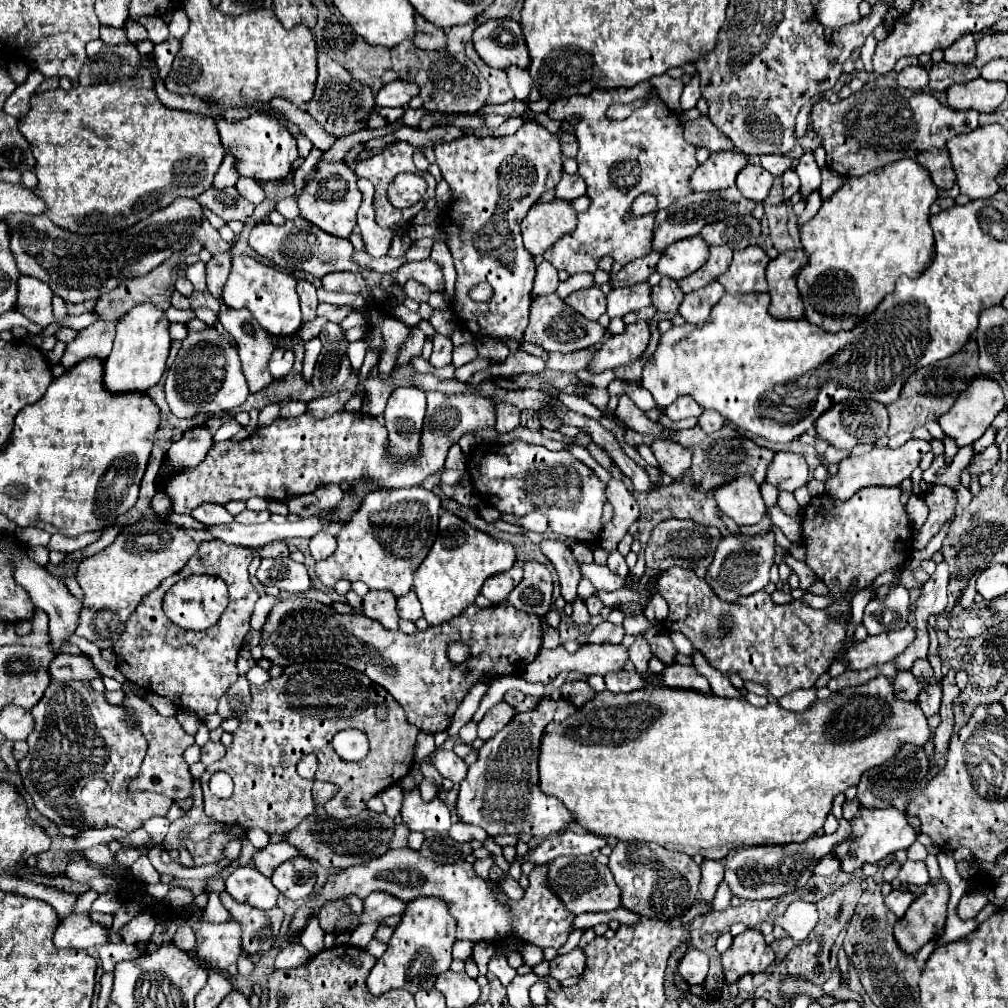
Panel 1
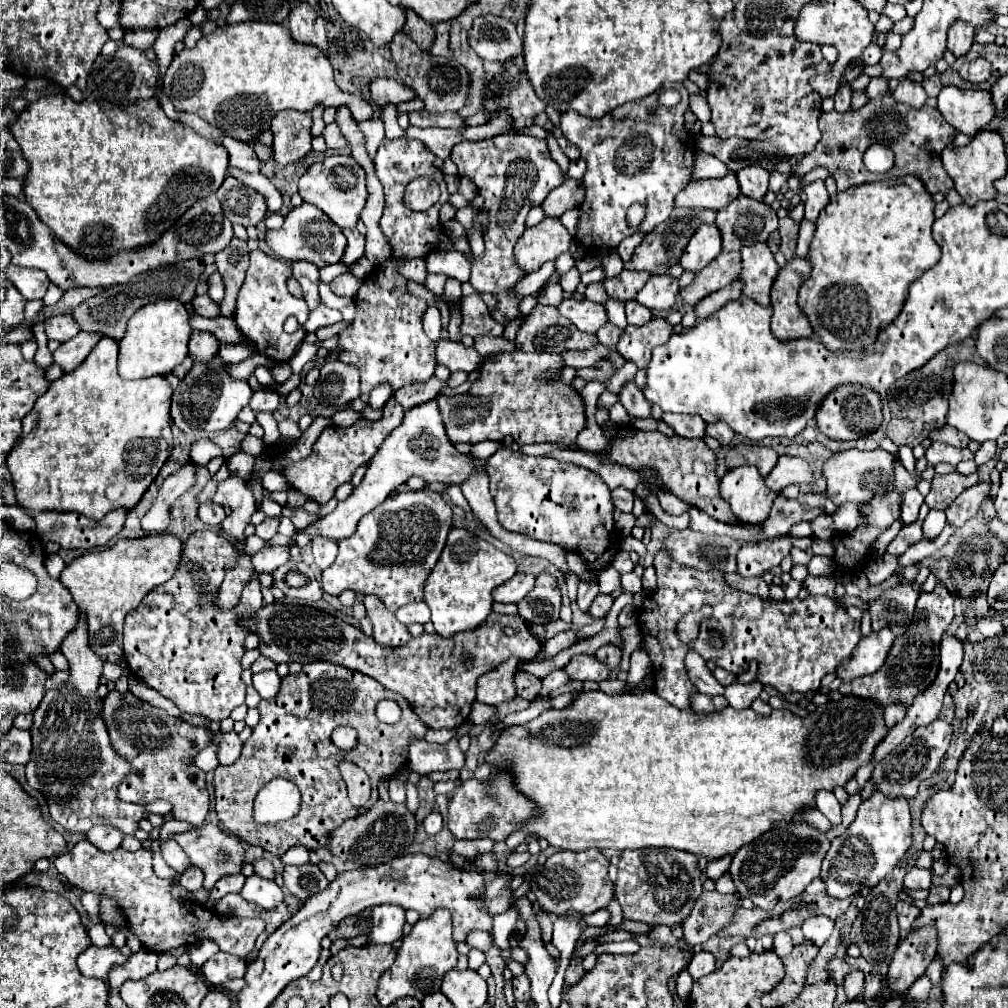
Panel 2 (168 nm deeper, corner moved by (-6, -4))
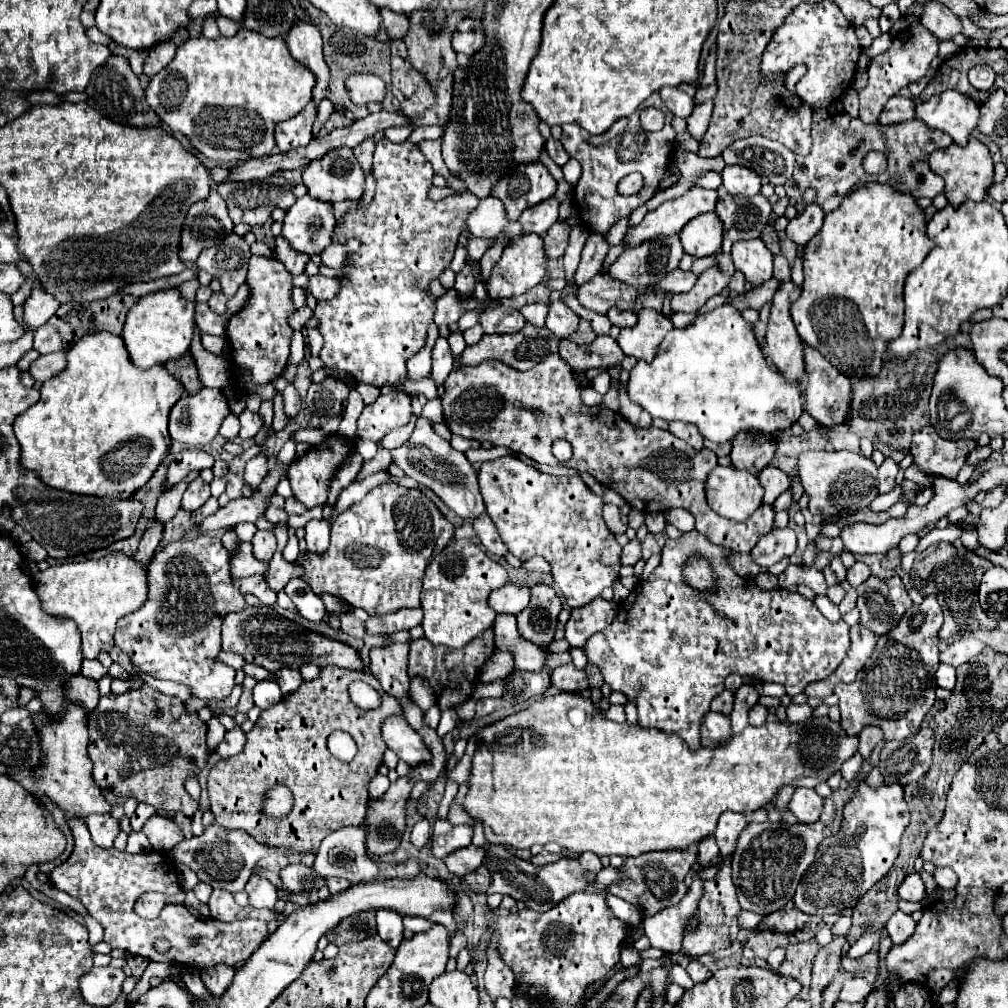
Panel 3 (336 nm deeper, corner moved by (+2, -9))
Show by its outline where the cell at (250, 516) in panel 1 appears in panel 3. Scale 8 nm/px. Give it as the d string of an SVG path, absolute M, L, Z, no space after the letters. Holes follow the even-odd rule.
M258 530L252 538L252 546L254 546L254 556L258 560L270 560L272 554L276 552L276 536L274 532L268 530Z

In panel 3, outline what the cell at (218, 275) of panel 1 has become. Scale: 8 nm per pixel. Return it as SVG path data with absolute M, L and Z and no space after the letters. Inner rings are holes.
M230 234L230 236L228 236L224 242L220 242L218 246L206 248L206 250L200 254L196 266L198 266L200 270L212 274L216 280L220 280L220 284L222 284L222 294L224 294L226 298L232 298L232 296L228 296L228 292L234 290L234 294L236 294L236 290L244 284L250 256L252 256L252 254L250 254L250 246L244 242L244 238L242 238L242 236L236 236L236 234Z

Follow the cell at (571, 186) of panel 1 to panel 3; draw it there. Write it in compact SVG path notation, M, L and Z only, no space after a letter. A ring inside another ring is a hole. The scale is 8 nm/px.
M548 198L546 202L540 202L538 206L532 206L530 210L522 212L522 228L524 234L532 232L532 234L546 234L546 230L558 220L558 208L560 208L560 200L558 198Z

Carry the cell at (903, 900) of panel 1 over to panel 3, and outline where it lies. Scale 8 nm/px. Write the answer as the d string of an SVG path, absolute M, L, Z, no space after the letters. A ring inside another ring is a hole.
M896 910L892 914L892 918L886 922L886 930L888 930L888 936L892 938L894 944L902 944L904 940L908 940L914 932L914 926L916 922L912 920L912 916L904 914L902 910Z

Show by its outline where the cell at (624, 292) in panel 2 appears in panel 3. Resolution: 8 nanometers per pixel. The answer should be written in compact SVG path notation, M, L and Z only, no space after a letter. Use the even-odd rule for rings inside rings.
M596 274L584 286L580 286L578 302L594 312L606 314L612 306L620 310L632 310L638 290L614 280L610 274Z

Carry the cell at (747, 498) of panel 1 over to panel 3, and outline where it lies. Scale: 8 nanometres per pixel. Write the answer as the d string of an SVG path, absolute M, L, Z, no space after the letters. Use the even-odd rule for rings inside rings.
M716 466L706 480L706 498L710 508L730 520L748 520L762 506L764 490L758 478L732 466Z

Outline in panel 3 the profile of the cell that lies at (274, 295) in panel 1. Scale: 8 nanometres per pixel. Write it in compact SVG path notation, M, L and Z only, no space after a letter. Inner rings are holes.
M252 256L250 258L246 284L248 284L248 304L228 320L226 336L228 336L228 342L230 342L230 350L234 354L234 366L248 368L252 372L254 384L268 384L284 372L288 358L290 358L292 328L288 326L288 316L292 316L296 312L296 306L292 302L294 284L292 284L292 276L282 266L282 262L278 262L276 258L266 258L266 256Z

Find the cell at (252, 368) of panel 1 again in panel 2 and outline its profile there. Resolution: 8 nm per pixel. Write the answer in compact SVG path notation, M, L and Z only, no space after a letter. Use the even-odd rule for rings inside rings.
M254 393L252 399L250 399L250 407L254 411L254 415L266 411L266 413L274 413L278 409L278 401L280 401L280 395L278 393Z

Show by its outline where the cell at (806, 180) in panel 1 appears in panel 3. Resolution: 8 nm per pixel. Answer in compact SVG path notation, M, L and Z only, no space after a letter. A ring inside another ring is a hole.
M808 204L804 212L800 212L796 218L790 220L786 234L790 240L794 240L798 246L806 246L808 240L822 228L824 210L818 204Z

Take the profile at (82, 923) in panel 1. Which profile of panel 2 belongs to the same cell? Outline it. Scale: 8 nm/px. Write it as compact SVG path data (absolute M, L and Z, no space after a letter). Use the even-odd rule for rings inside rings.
M88 947L80 957L78 957L78 969L86 977L98 977L100 981L108 983L108 973L114 965L124 965L128 959L116 949L116 947Z

